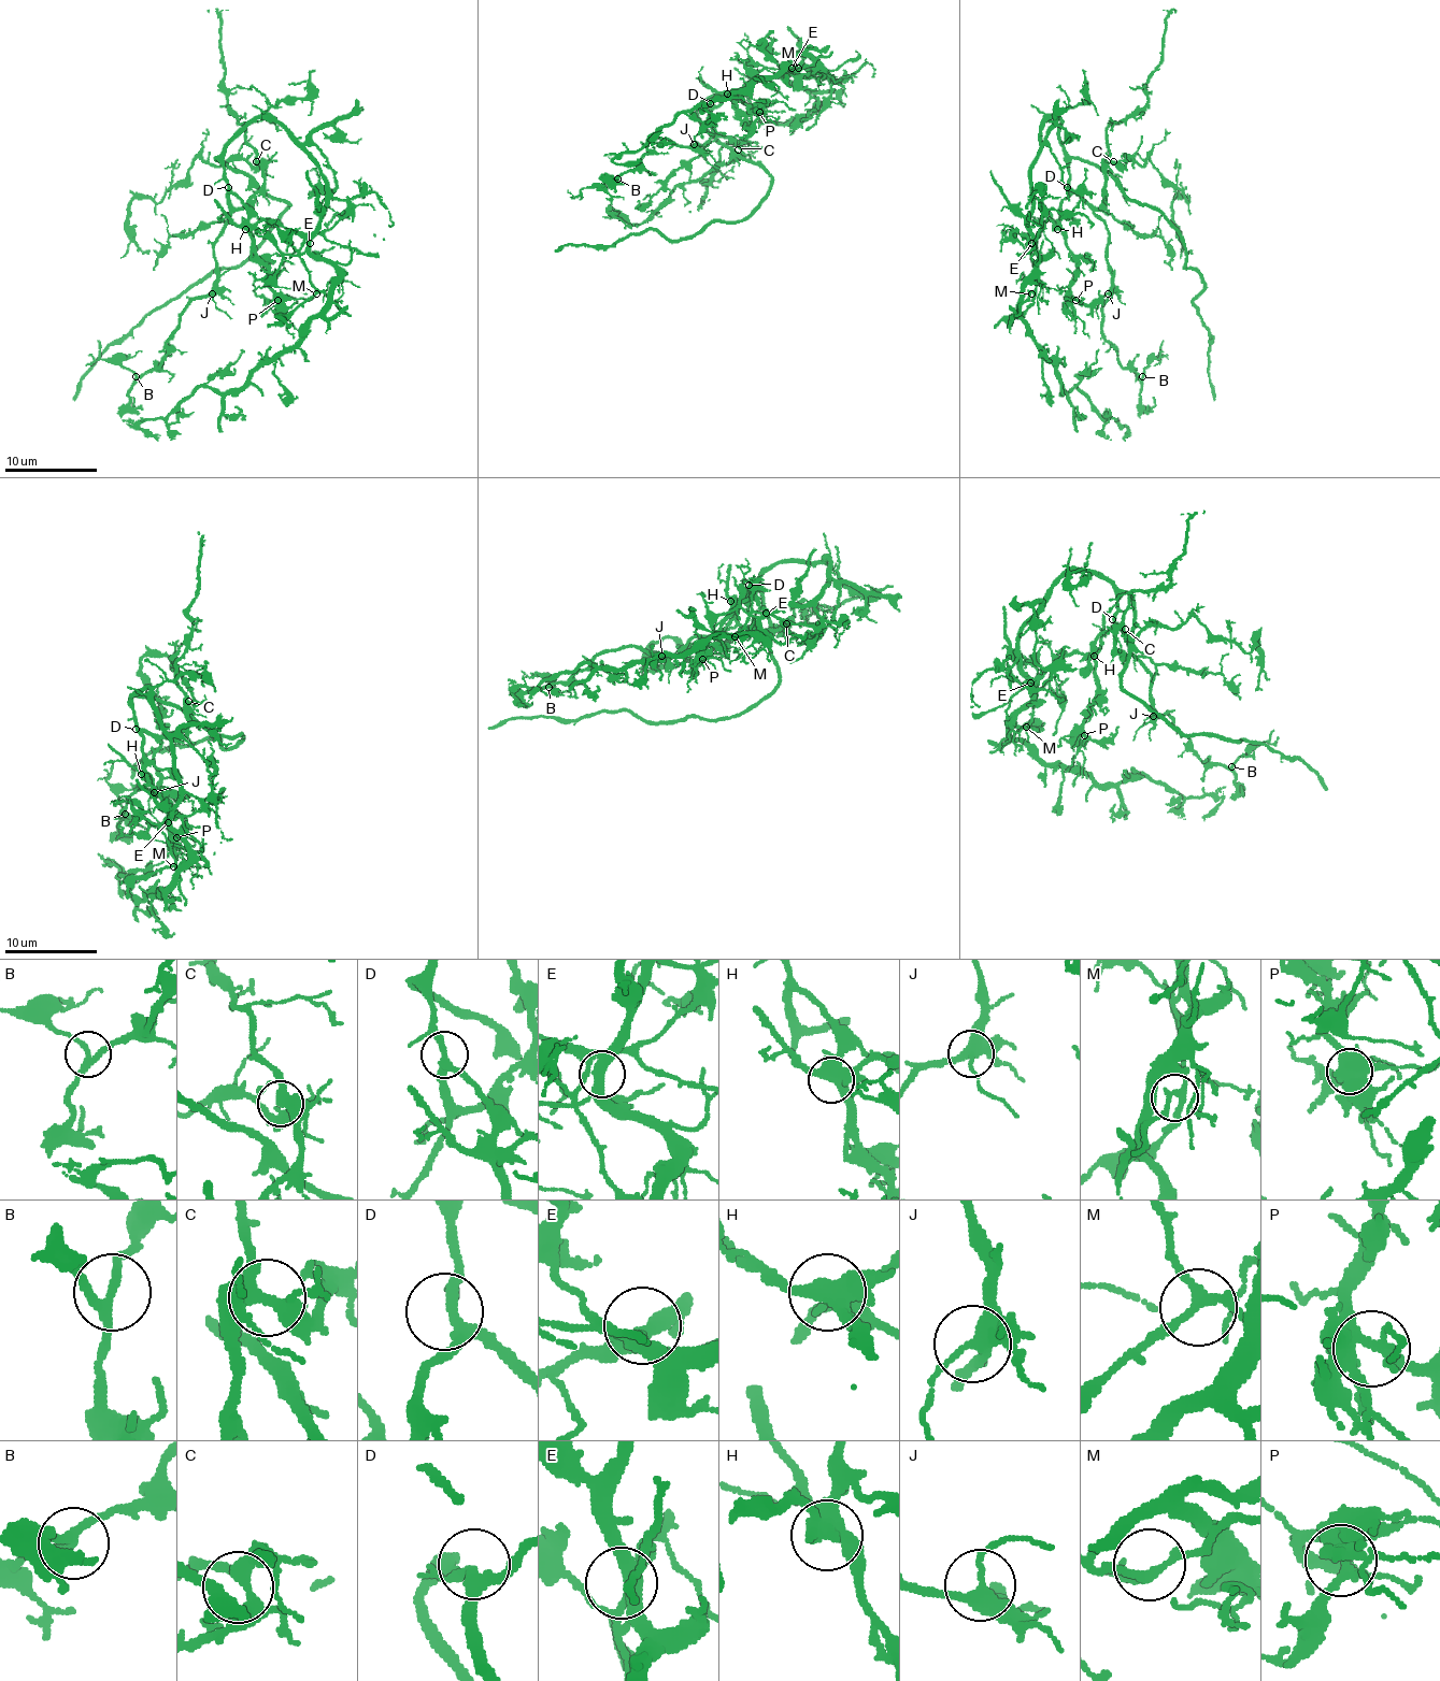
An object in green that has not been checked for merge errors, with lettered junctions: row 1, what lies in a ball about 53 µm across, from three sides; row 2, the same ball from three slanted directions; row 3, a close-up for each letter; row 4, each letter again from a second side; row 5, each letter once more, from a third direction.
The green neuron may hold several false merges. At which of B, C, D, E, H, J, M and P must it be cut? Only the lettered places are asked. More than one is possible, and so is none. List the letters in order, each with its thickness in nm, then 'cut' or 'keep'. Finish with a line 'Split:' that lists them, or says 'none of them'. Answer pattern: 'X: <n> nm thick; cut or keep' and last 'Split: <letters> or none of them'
B: 220 nm thick; keep
C: 360 nm thick; keep
D: 260 nm thick; keep
E: 360 nm thick; keep
H: 440 nm thick; keep
J: 340 nm thick; keep
M: 190 nm thick; keep
P: 360 nm thick; keep
Split: none of them

